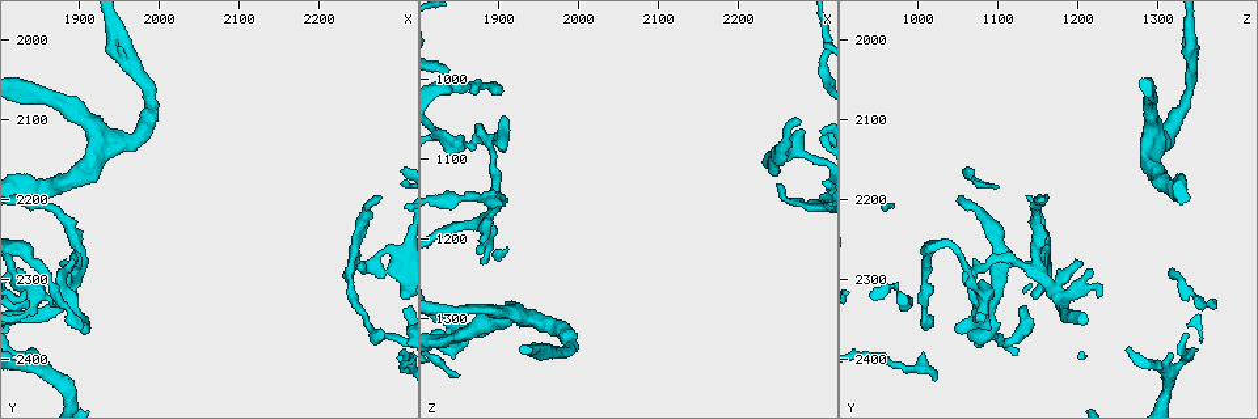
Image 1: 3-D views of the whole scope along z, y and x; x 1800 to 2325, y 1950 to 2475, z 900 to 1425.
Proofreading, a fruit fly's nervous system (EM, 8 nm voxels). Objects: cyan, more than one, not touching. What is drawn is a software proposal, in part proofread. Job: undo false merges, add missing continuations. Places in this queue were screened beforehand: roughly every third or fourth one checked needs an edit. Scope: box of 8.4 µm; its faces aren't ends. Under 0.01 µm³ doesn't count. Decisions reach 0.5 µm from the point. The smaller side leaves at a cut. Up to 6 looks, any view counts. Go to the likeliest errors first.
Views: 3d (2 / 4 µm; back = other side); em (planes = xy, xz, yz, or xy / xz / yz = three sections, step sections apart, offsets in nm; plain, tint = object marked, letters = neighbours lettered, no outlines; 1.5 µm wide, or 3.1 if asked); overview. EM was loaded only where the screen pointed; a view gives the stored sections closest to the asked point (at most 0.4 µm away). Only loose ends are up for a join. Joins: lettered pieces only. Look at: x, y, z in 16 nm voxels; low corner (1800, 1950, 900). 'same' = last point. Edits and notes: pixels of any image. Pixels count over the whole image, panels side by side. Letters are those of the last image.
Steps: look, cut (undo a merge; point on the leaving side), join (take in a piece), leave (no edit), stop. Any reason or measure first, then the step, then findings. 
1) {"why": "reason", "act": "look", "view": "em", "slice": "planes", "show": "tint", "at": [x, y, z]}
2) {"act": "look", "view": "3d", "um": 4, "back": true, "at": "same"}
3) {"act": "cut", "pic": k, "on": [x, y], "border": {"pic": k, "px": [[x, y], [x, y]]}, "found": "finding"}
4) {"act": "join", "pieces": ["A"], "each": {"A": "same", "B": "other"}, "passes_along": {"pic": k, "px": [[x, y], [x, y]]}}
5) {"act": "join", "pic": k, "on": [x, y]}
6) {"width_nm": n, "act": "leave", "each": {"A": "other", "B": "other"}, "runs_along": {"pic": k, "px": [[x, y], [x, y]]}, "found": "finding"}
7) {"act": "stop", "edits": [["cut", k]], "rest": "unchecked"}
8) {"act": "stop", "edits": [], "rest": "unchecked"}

{"act": "look", "view": "em", "slice": "yz", "step": 4, "show": "letters", "at": [2270, 2200, 1050]}

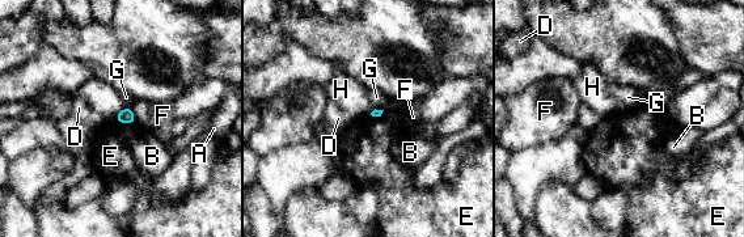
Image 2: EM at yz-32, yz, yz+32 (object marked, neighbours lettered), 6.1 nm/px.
{"act": "look", "view": "em", "slice": "planes", "show": "letters", "at": "same"}

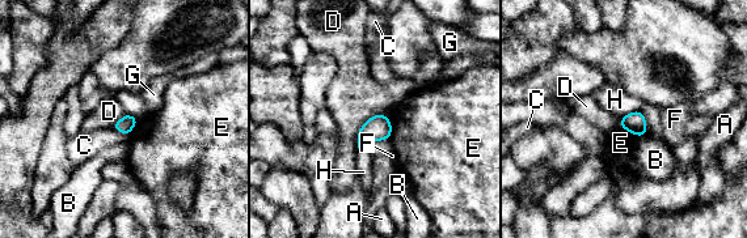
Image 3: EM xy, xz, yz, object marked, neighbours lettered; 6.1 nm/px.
{"act": "leave", "each": {"A": "other", "B": "other", "C": "other", "D": "other", "E": "other", "F": "other", "G": "other", "H": "other"}, "border": {"pic": 3, "px": [[383, 113], [362, 126], [357, 147]]}, "found": "none of them fits"}

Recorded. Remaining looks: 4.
{"why": "sudden change in width", "act": "look", "view": "em", "slice": "xy", "step": 4, "show": "tint", "at": [1870, 2325, 1070]}

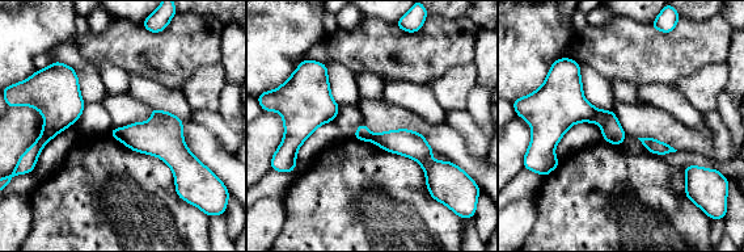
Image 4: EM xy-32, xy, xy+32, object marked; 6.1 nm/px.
{"act": "look", "view": "em", "slice": "planes", "show": "letters", "at": "same"}

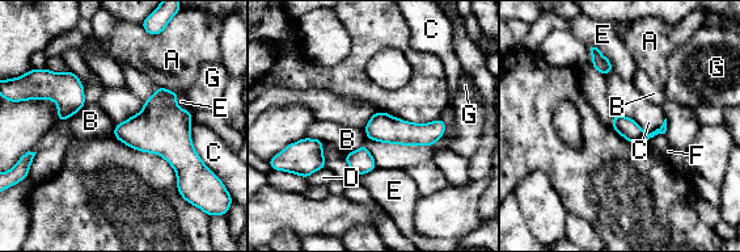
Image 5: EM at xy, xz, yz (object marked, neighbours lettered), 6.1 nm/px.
{"longest_contact_nm": ["C", 500], "act": "cut", "pic": 5, "on": [662, 130], "each": {"A": "other", "B": "other", "C": "other", "D": "other", "E": "other", "F": "other", "G": "other"}, "border": {"pic": 5, "px": [[645, 135], [647, 139]]}, "found": "two neurons meet here"}

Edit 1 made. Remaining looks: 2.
{"act": "stop", "edits": [["cut", 5]], "rest": "unchecked"}

